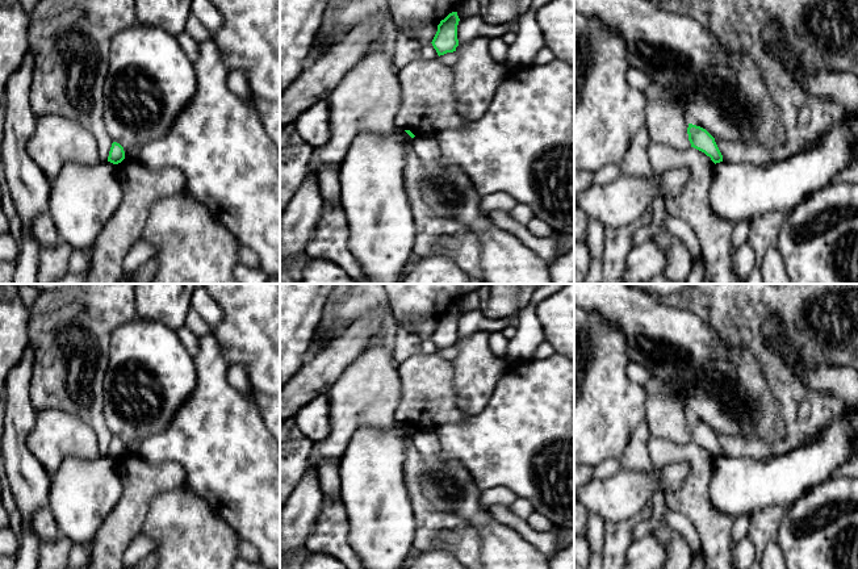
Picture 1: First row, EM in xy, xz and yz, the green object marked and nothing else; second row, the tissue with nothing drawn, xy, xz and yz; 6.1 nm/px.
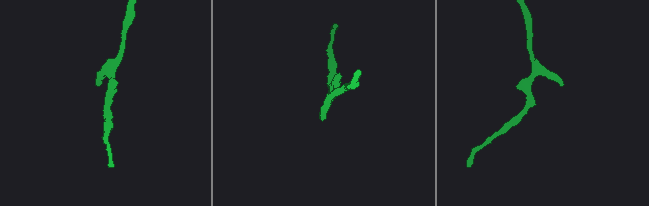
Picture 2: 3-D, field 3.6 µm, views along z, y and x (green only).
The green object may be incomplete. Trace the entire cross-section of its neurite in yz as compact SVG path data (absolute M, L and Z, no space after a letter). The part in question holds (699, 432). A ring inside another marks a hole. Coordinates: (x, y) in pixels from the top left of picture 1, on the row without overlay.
M689 418L687 428L691 442L704 447L715 459L723 456L723 449L715 432L706 423Z

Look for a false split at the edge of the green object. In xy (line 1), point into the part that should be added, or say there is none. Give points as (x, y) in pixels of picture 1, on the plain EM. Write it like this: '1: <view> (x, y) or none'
1: none

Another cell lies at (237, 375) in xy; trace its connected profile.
M231 365L227 371L227 380L231 388L235 389L239 394L247 396L250 384L243 365Z

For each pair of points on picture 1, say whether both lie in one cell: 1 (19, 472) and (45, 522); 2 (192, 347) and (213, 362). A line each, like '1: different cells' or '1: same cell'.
1: different cells
2: different cells

